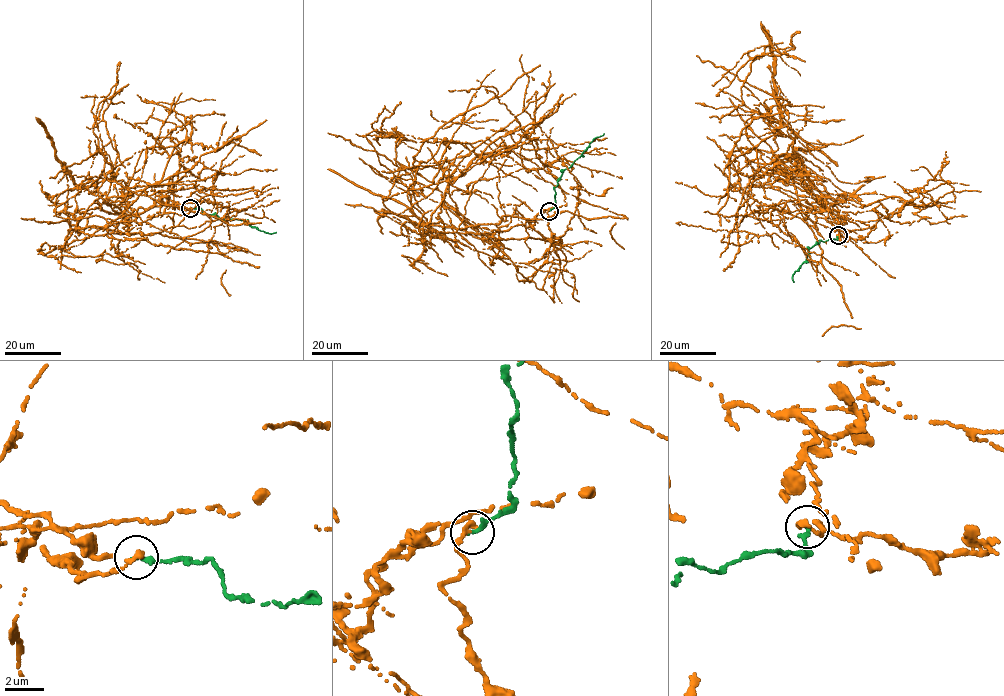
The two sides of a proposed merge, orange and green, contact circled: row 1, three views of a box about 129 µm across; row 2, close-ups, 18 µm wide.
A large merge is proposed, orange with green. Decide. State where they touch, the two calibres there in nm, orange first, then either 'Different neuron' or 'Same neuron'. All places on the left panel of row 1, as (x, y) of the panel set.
Place: (190, 208). Thickness 340 nm (orange) against 280 nm. Different neuron

